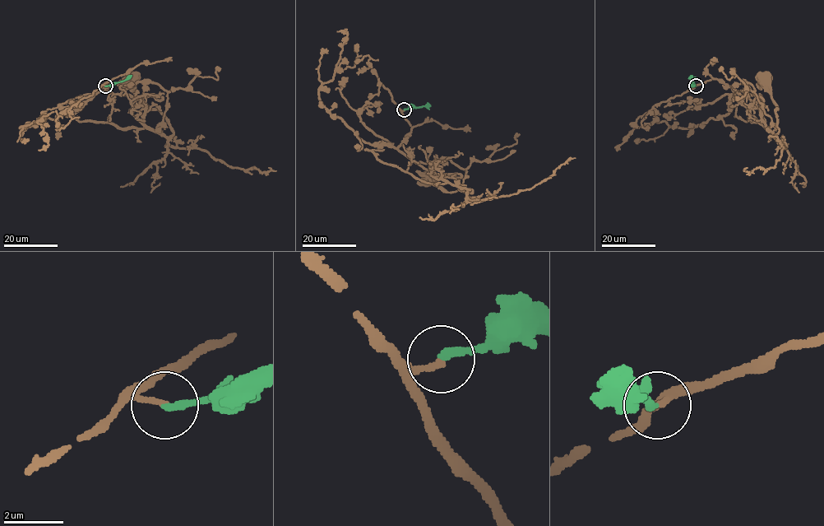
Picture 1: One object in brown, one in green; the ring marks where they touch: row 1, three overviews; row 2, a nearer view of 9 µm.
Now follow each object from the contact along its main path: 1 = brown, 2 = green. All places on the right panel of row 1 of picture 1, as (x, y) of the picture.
1: (695, 86), (718, 79), (734, 91), (754, 95), (761, 100), (761, 118), (775, 137), (778, 106), (762, 79)
2: (695, 86), (691, 75)

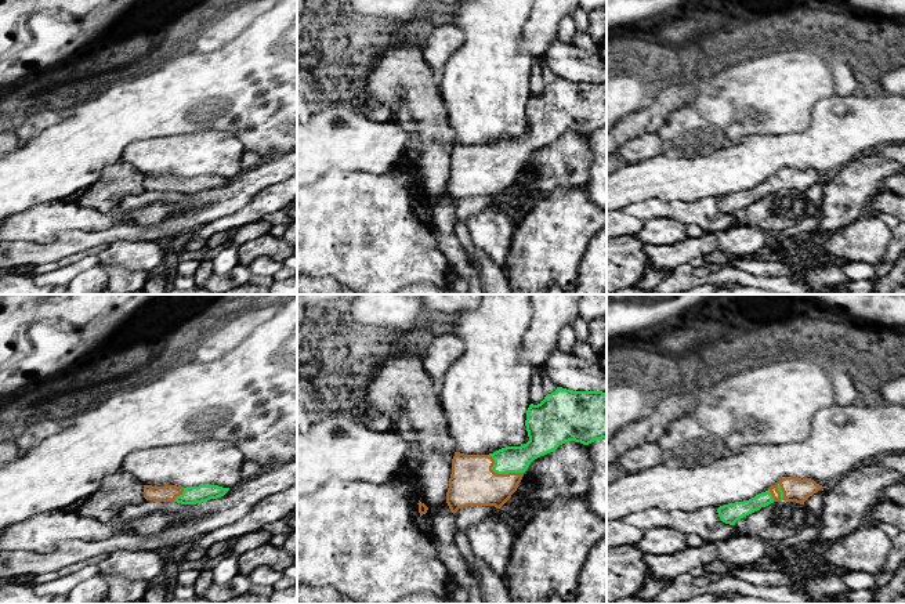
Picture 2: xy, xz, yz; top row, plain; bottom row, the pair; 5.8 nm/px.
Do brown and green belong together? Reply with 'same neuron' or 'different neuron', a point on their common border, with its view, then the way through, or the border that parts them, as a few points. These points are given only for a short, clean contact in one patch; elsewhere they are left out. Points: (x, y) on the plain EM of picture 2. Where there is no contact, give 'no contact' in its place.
same neuron; meets brown in xz at (500, 165); runs through xz (473, 173), (500, 165), (511, 149)

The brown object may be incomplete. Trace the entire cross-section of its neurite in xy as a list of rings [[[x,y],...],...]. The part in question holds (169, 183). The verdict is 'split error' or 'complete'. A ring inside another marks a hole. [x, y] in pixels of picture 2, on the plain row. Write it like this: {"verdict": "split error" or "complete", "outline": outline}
{"verdict": "split error", "outline": [[[144,176],[144,188],[153,192],[177,192],[181,195],[196,195],[224,187],[229,178],[218,176],[199,176],[199,177],[152,177]]]}

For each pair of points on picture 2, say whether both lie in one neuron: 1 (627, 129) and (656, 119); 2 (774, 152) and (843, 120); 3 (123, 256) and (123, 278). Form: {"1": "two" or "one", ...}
{"1": "one", "2": "one", "3": "two"}

